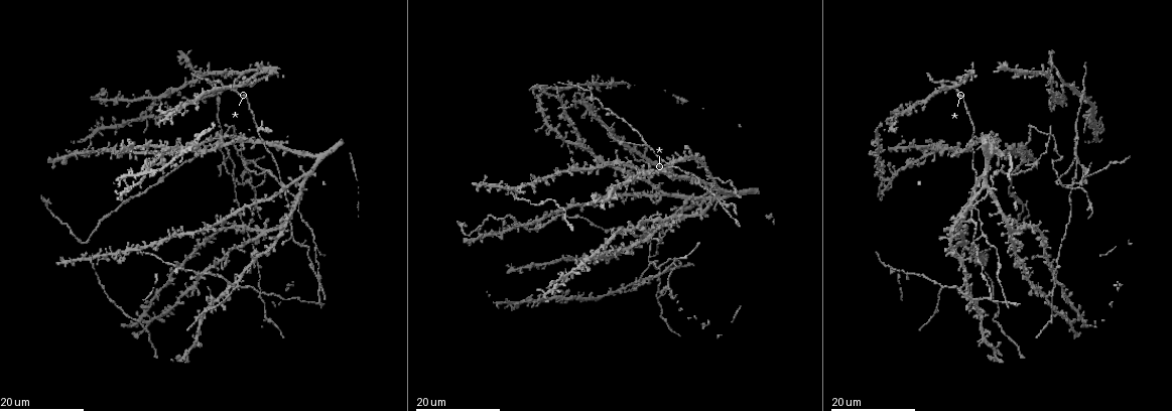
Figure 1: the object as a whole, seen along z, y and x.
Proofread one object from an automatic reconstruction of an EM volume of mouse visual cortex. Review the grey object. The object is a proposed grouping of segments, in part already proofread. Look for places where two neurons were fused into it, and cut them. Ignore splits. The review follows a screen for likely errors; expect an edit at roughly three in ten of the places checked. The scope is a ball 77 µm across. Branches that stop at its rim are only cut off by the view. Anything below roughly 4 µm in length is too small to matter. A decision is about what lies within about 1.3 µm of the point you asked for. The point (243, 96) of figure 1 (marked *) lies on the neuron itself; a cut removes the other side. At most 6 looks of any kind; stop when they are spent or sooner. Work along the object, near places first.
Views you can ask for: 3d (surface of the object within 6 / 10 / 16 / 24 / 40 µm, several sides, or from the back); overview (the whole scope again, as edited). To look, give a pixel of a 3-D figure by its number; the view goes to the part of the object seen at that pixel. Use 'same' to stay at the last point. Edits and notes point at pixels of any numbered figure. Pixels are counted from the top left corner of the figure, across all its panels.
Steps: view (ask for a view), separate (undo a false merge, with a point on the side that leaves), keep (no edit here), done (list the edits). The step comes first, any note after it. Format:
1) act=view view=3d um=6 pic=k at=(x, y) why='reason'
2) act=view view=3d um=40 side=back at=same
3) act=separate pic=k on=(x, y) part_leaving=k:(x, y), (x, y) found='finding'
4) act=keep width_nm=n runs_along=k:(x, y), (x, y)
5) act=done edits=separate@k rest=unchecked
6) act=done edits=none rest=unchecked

act=view view=3d um=16 pic=1 at=(972, 202) why='looks like a crossing'

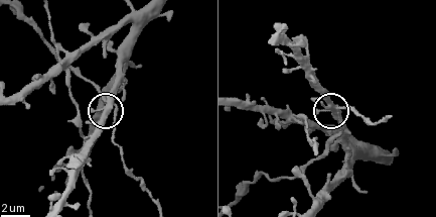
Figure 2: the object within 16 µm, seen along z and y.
act=view view=3d um=6 pic=2 at=(105, 115)

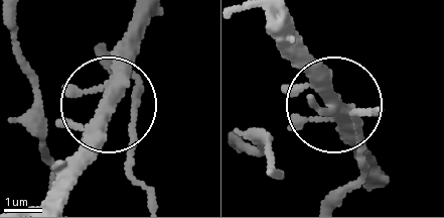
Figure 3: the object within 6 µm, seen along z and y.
act=keep arms=5 runs_along=3:(376, 181), (293, 23) found='all the same neuron'

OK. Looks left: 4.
act=view view=3d um=16 pic=1 at=(279, 180) why='thick turns thin'

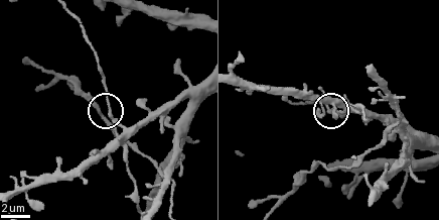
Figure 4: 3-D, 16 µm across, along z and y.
act=view view=3d um=6 pic=4 at=(110, 112)

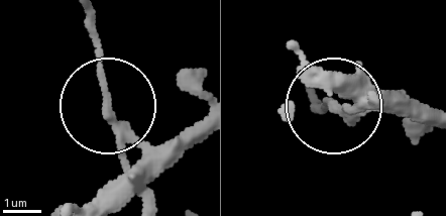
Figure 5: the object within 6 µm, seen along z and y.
act=keep runs_along=5:(310, 94), (320, 109), (397, 106) found='one neuron here'

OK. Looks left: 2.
act=view view=3d um=16 pic=1 at=(229, 158) why='three arms meet'

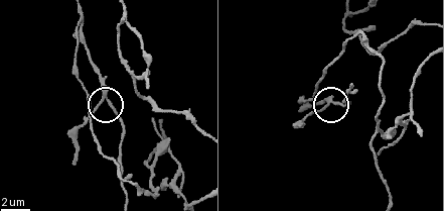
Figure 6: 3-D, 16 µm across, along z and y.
act=view view=3d um=6 pic=6 at=(104, 98)

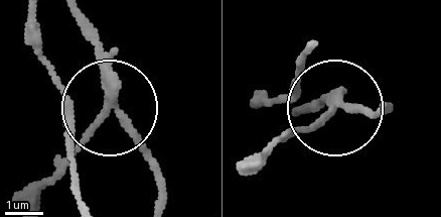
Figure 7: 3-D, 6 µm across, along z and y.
act=separate pic=7 on=(88, 130) width_nm=200 found='two neurons meet here'

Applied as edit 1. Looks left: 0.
act=done edits=separate@7 rest=unchecked

